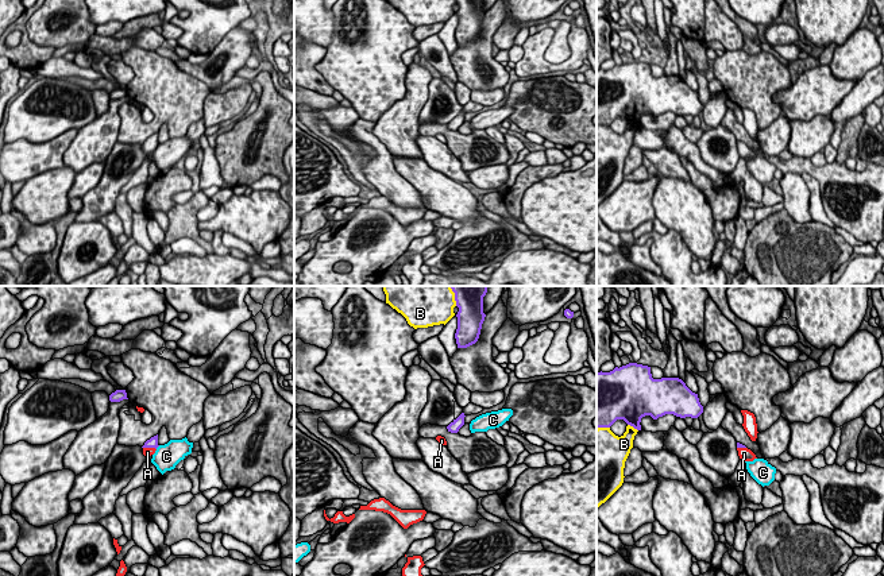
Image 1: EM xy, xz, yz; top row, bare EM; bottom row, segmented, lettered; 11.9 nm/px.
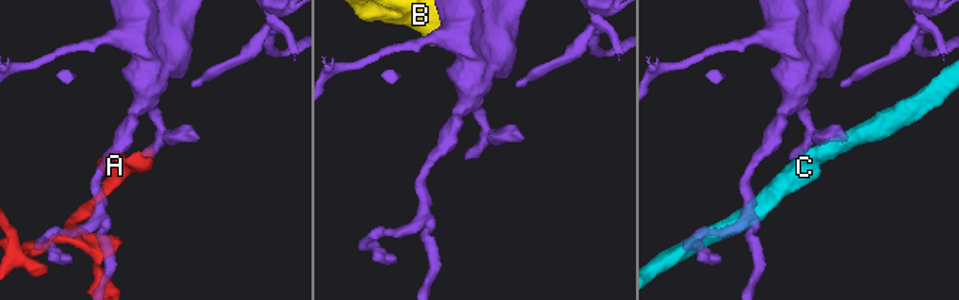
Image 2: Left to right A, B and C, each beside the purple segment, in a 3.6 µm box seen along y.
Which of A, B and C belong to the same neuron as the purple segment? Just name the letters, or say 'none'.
A

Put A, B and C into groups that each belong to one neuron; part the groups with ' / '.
A / B / C

